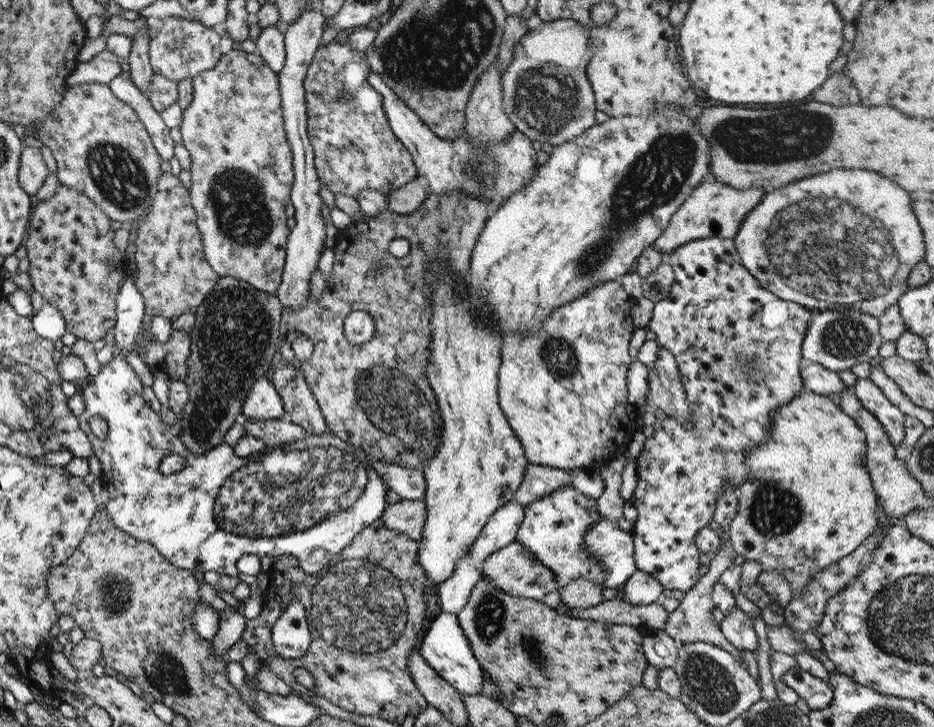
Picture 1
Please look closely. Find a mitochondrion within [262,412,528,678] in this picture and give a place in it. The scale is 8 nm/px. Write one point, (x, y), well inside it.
(364, 602)

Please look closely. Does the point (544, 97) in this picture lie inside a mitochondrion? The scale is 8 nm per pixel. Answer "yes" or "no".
yes

